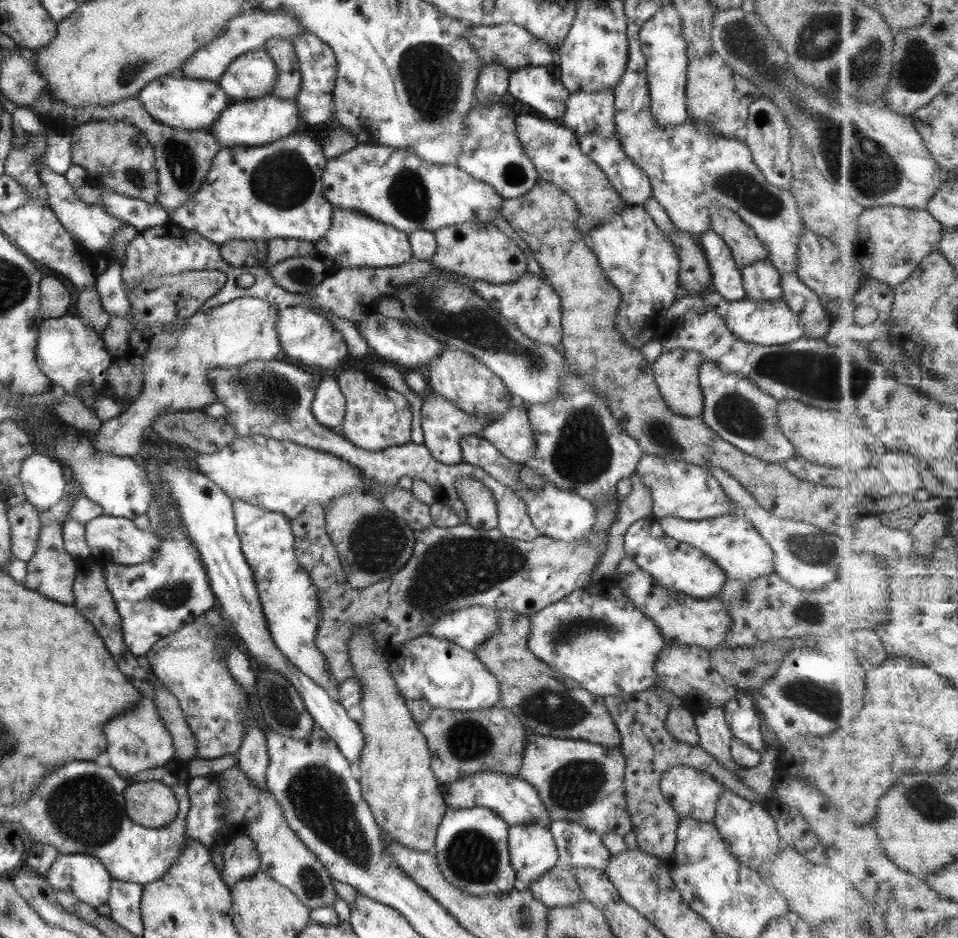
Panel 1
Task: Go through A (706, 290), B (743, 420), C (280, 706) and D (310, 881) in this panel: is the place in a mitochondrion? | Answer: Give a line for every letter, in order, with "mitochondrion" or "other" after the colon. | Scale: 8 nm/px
A: other
B: mitochondrion
C: mitochondrion
D: mitochondrion

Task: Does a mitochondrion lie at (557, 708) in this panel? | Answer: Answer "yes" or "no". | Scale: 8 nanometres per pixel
yes

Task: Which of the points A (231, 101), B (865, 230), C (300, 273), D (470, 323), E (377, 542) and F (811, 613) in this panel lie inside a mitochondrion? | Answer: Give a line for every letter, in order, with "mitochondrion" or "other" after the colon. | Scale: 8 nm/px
A: other
B: other
C: mitochondrion
D: mitochondrion
E: mitochondrion
F: mitochondrion

